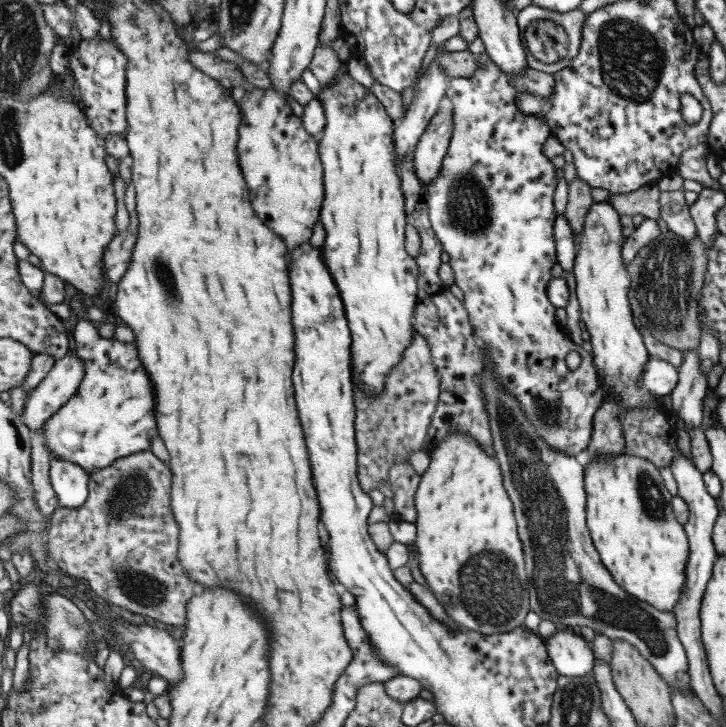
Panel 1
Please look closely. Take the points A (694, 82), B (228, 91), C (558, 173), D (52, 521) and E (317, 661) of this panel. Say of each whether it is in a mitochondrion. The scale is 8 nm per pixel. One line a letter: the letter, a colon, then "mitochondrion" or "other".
A: other
B: other
C: other
D: other
E: other

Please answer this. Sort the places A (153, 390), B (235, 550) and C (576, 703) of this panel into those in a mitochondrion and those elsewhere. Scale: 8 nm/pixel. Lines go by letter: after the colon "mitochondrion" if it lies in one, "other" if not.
A: other
B: other
C: mitochondrion

